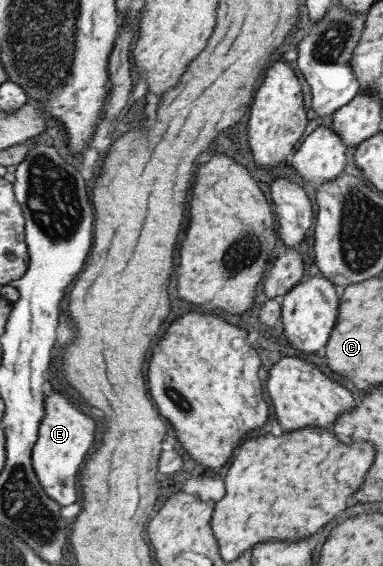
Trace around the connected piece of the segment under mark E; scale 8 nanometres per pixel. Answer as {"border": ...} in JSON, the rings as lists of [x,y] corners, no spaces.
{"border":[[[47,386],[44,396],[44,416],[38,425],[30,462],[43,492],[59,506],[71,505],[77,499],[77,473],[93,443],[95,443],[95,421],[73,409],[61,394]]]}

